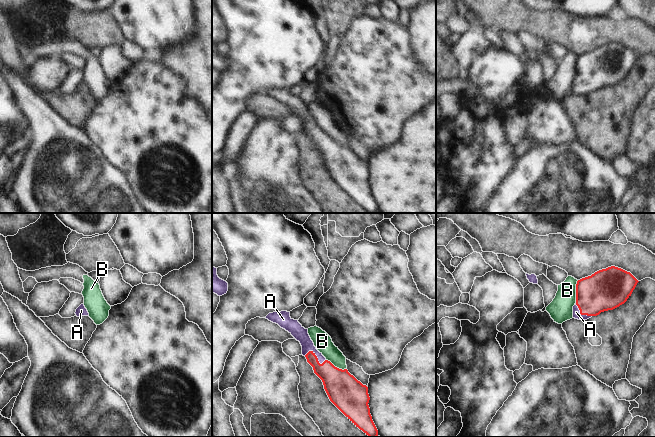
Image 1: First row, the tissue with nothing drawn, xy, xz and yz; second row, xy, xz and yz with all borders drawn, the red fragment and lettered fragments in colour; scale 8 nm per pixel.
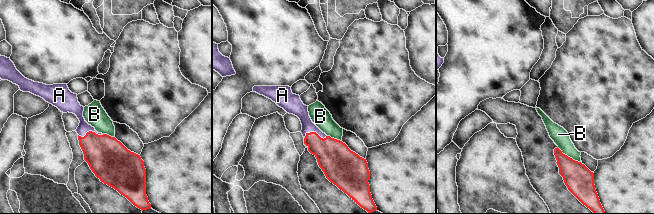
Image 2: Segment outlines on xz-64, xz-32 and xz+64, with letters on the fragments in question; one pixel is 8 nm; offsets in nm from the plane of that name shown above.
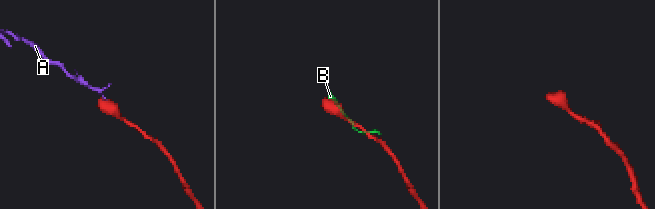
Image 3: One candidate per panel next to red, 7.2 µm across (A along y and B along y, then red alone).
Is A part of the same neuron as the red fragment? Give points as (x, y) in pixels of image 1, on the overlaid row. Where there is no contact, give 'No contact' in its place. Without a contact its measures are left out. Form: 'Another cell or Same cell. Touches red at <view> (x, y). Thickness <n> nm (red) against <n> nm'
Same cell. Touches red at xz (316, 356). Thickness 200 nm (red) against 110 nm

